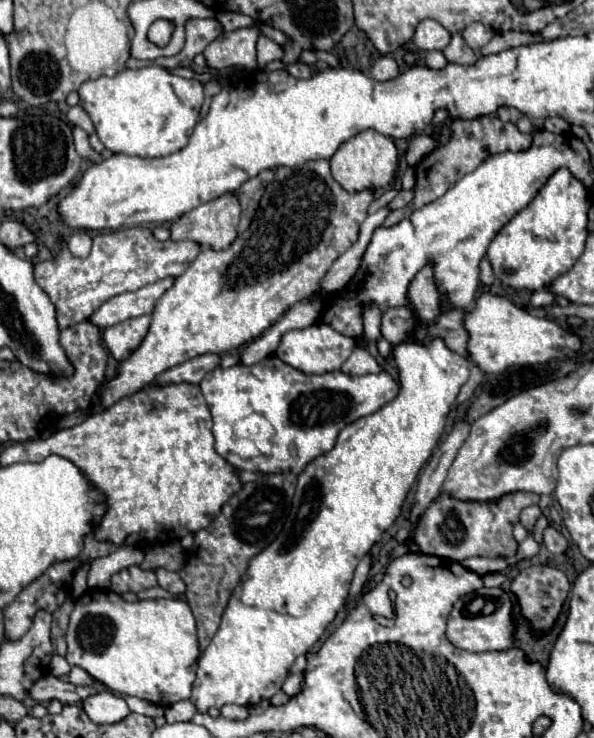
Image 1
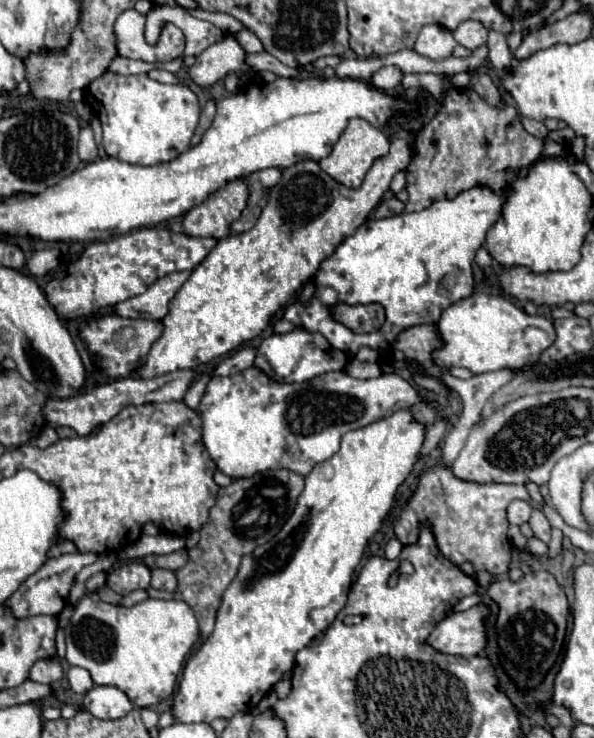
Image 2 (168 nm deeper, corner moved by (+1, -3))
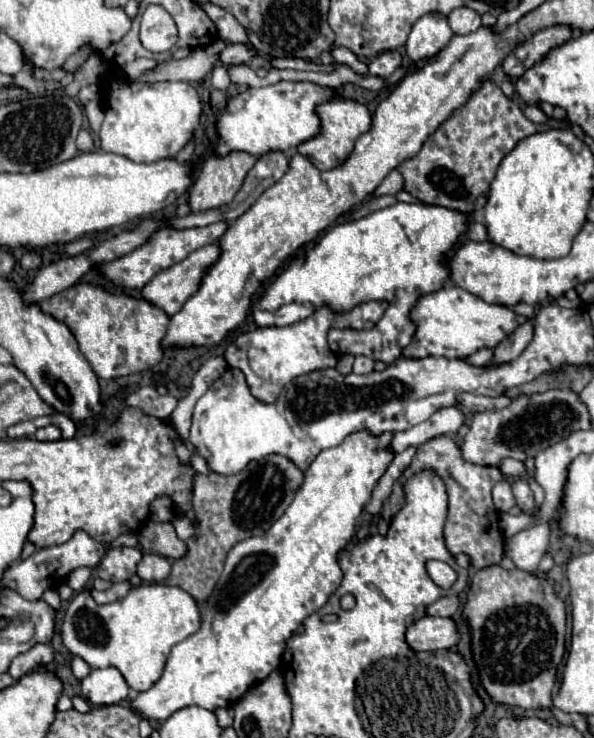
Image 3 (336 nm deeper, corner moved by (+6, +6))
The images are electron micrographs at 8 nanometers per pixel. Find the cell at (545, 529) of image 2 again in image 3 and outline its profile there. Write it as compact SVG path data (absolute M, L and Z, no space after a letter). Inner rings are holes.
M518 478L512 482L512 492L516 496L516 504L524 510L524 512L534 512L534 498L532 498L532 490L528 486L528 482L524 478Z

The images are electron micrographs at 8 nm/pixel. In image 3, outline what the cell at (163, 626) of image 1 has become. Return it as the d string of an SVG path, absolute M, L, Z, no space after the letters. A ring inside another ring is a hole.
M142 584L112 602L96 604L90 592L80 592L62 618L62 638L66 648L84 658L92 668L114 666L136 692L148 690L162 674L170 648L200 628L196 600L178 586Z

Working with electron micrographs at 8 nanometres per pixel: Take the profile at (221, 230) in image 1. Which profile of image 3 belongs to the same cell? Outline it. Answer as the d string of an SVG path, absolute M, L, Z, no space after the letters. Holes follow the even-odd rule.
M230 152L226 156L210 154L190 192L192 210L202 212L230 204L256 160L258 156L248 152Z

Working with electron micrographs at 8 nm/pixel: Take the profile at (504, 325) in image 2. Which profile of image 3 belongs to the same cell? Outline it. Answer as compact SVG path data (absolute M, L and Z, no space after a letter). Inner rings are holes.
M446 282L438 292L426 294L416 300L410 310L410 320L416 326L410 346L402 352L406 358L424 356L446 356L446 358L466 358L476 350L486 346L498 346L518 322L526 322L524 316L514 314L506 306L488 304L482 298Z

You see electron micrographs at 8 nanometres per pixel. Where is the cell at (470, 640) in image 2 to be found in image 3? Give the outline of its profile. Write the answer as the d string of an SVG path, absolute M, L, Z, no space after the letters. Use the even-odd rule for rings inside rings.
M424 616L406 630L406 642L414 652L444 650L458 642L458 632L450 618Z

